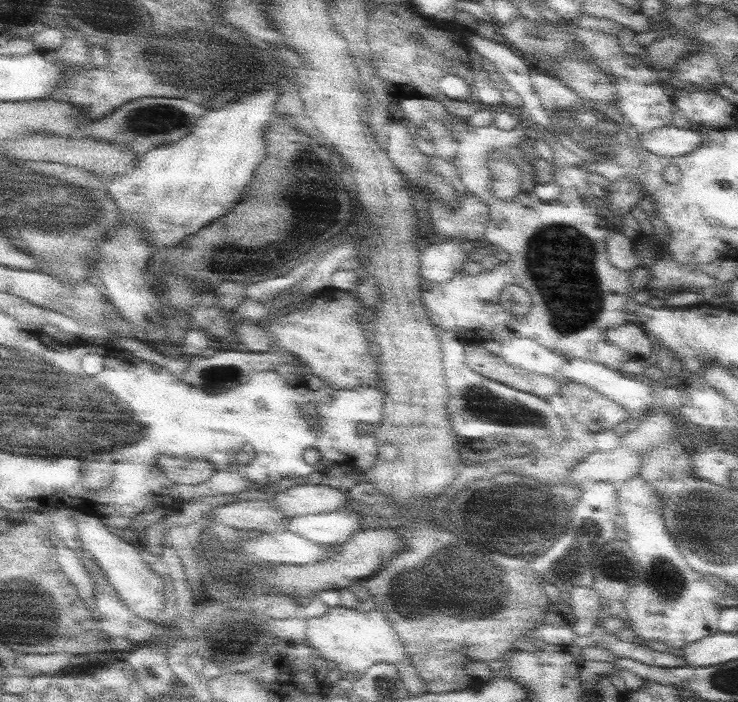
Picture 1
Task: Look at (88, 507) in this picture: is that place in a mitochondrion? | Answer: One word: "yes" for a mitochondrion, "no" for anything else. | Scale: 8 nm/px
no

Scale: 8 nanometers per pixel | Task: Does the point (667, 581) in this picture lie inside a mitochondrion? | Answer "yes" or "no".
yes

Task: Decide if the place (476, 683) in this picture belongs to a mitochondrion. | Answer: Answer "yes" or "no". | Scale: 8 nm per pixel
no

